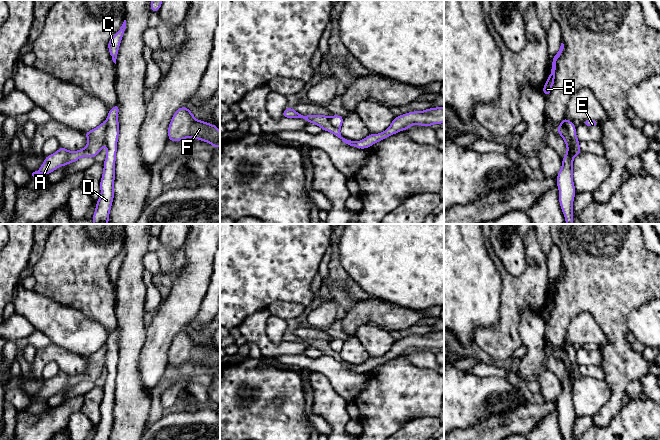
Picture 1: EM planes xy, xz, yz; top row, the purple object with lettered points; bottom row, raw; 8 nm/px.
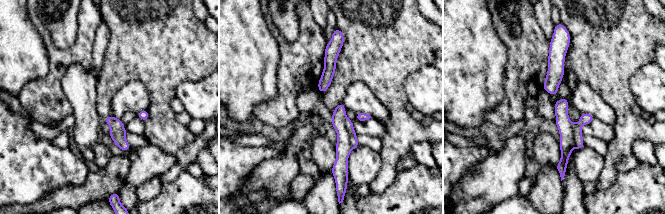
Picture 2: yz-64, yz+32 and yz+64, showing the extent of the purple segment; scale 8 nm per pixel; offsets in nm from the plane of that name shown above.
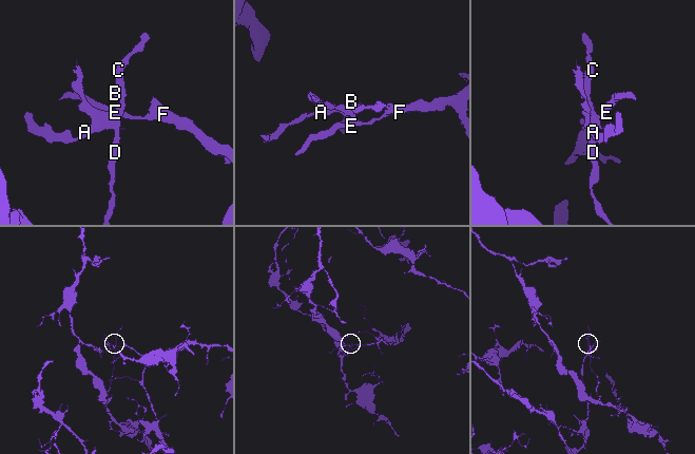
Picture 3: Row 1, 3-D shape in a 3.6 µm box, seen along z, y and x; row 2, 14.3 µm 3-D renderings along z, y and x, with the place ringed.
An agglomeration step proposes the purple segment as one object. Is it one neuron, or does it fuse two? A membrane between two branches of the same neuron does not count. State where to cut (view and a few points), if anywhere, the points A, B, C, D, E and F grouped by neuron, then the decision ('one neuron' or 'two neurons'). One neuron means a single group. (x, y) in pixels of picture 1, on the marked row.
cut yz (567, 121), (565, 124), (566, 133), (575, 155); groups A E F / B C D; two neurons

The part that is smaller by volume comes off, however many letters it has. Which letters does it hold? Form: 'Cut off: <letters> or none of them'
Cut off: A, E, F

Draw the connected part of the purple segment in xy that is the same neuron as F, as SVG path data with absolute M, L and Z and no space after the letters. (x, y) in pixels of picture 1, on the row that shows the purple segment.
M182 106L176 110L170 121L168 139L177 142L189 137L210 143L214 148L220 147L219 127L196 120L193 113L186 106Z

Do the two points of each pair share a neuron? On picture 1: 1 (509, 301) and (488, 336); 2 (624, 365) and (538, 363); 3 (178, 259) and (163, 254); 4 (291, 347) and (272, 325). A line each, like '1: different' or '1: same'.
1: same
2: different
3: same
4: different

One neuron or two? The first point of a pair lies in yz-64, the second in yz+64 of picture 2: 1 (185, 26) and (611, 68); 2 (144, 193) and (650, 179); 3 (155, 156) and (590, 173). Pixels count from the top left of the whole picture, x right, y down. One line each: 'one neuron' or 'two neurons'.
1: one neuron
2: two neurons
3: one neuron

